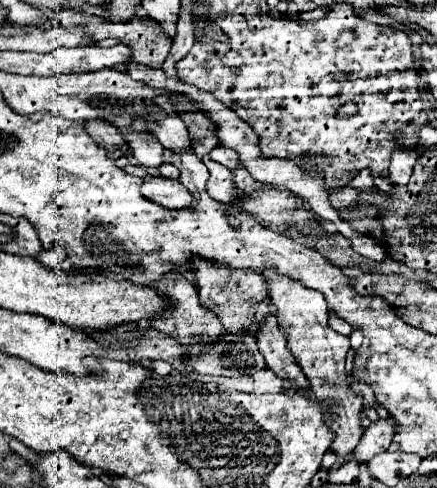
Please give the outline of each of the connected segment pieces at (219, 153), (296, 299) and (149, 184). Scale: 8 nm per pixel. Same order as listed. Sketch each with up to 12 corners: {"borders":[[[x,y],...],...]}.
{"borders":[[[221,145],[209,153],[213,161],[231,171],[239,165],[239,155]],[[263,273],[287,347],[321,403],[339,461],[361,439],[349,339],[319,291]],[[147,177],[141,195],[169,209],[193,199],[181,181]]]}

